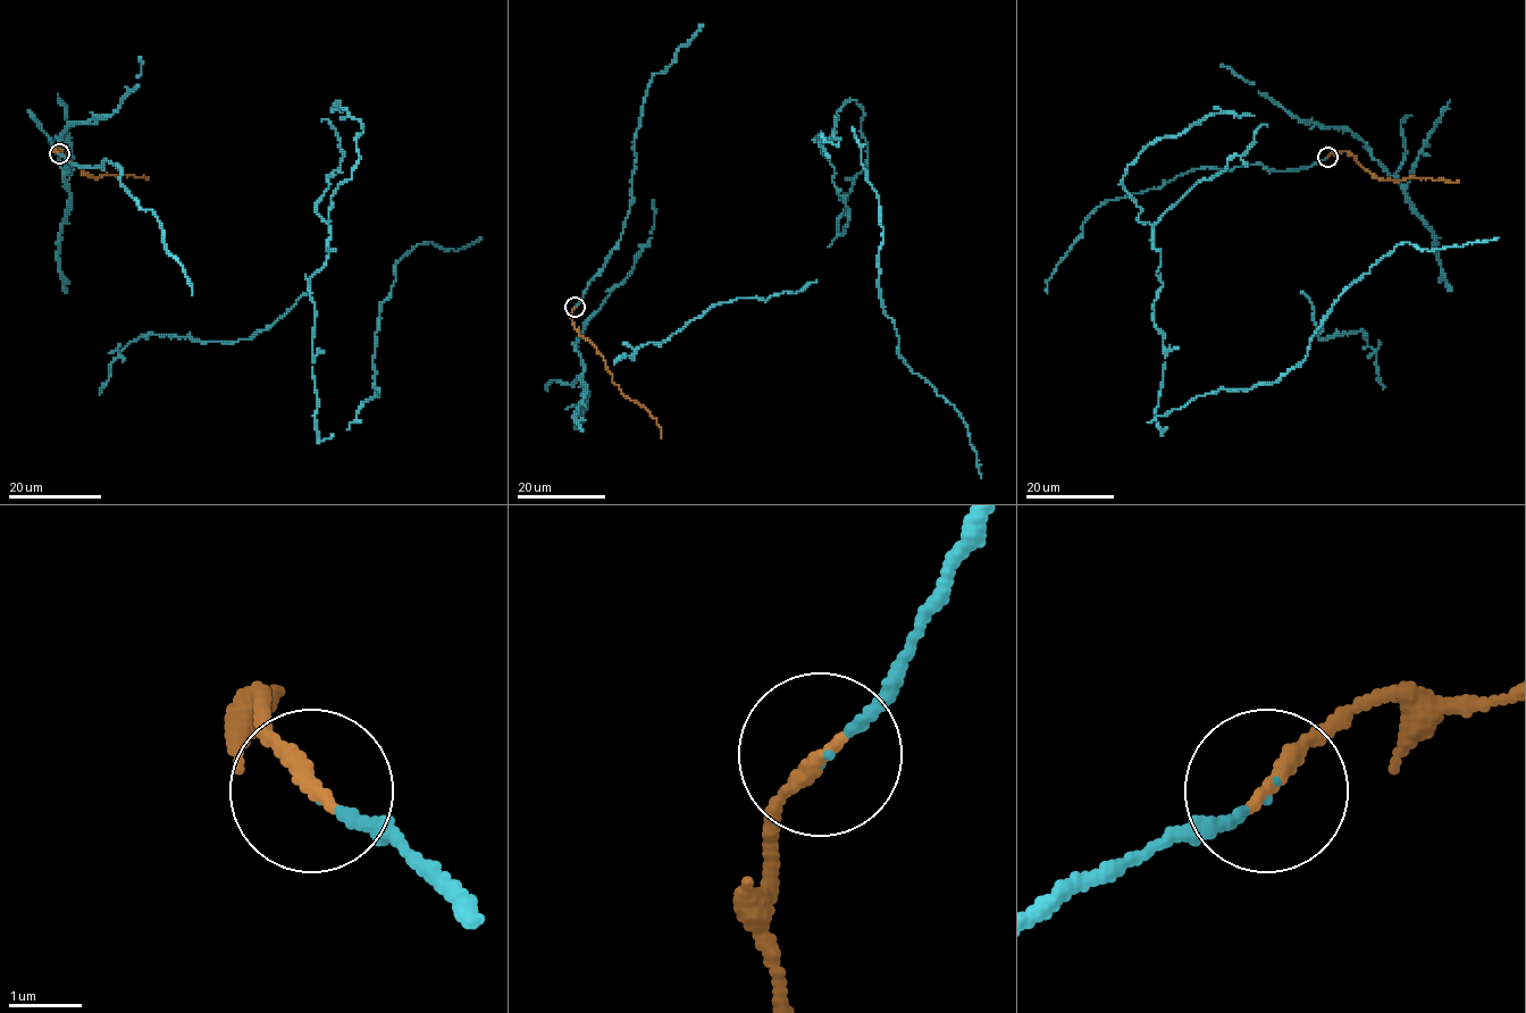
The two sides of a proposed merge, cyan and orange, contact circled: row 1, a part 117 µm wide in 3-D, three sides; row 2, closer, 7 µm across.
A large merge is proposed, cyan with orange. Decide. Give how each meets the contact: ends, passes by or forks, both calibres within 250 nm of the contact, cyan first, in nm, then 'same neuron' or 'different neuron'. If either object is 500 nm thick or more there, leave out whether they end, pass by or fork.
cyan ends; orange ends; calibres 40 and 240 nm; same neuron

